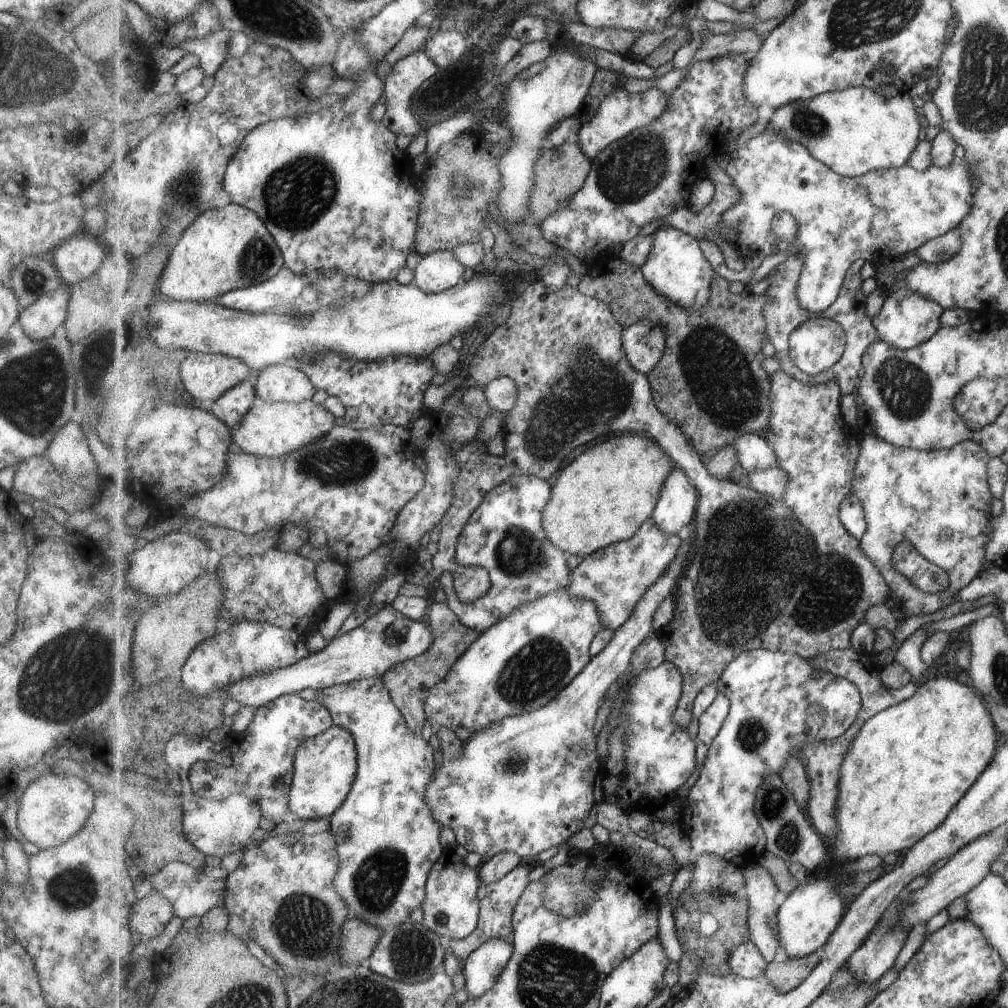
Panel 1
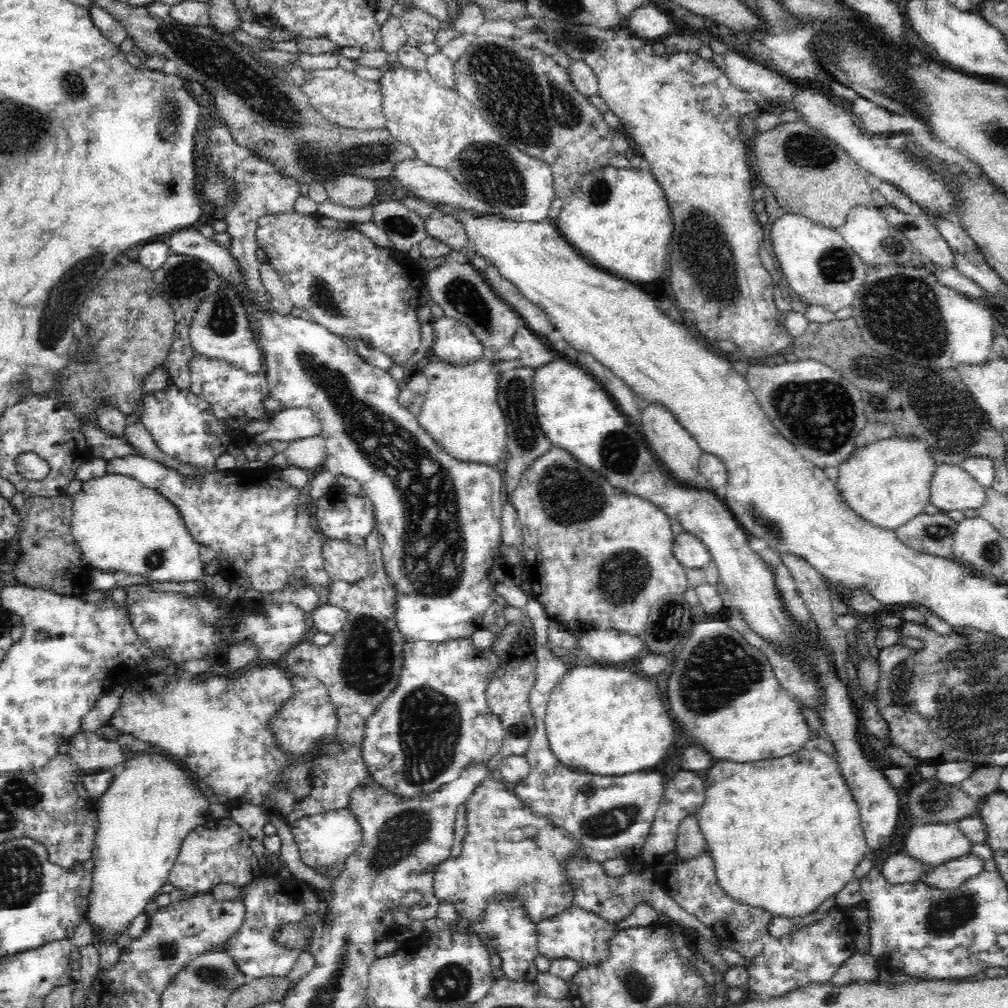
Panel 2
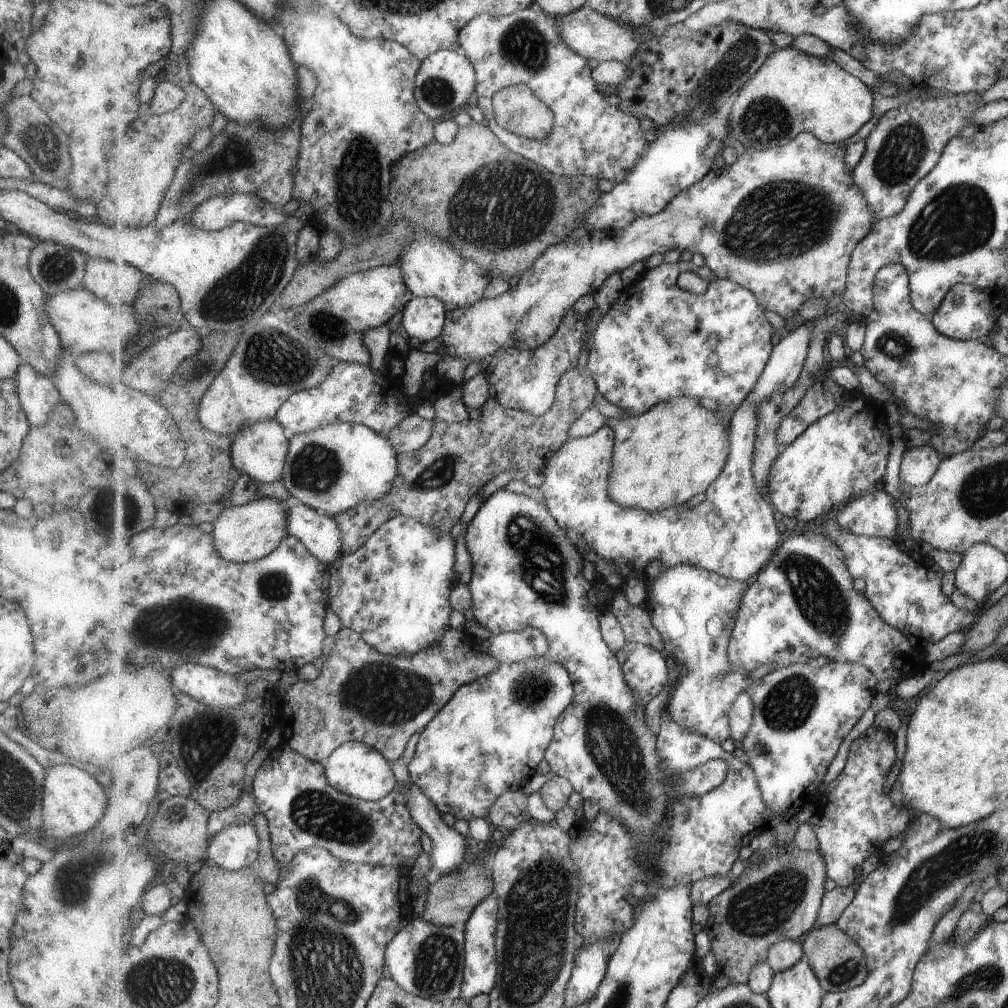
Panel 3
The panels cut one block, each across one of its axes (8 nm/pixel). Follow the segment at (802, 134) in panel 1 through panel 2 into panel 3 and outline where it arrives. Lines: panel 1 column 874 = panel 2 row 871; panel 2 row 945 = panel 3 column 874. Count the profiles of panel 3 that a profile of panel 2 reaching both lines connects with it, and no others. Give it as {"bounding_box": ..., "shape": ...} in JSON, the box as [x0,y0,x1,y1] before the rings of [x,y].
{"bounding_box":[728,45,876,150],"shape":[[[792,45],[773,53],[734,97],[728,107],[733,136],[749,148],[765,150],[775,146],[785,146],[802,132],[811,132],[825,143],[844,143],[855,136],[874,116],[876,93],[867,86],[866,81],[847,72],[842,65],[831,59],[809,56]]]}

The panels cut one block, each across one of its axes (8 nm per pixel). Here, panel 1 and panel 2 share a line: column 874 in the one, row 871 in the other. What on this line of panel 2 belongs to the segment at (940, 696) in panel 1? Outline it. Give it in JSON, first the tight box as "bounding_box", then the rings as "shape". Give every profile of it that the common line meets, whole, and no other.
{"bounding_box":[695,745,869,918],"shape":[[[804,745],[804,748],[800,748],[798,752],[780,758],[768,758],[757,762],[744,762],[744,764],[740,764],[740,762],[736,764],[732,760],[720,760],[706,772],[704,784],[706,784],[705,802],[695,813],[695,816],[698,818],[702,833],[706,835],[707,850],[710,850],[712,857],[714,857],[719,884],[728,891],[730,897],[734,897],[734,899],[738,899],[742,903],[760,905],[764,909],[772,911],[774,916],[784,916],[786,918],[806,916],[816,911],[817,907],[825,900],[846,888],[849,882],[855,878],[855,870],[858,864],[864,860],[866,854],[869,854],[863,828],[859,821],[857,803],[850,787],[847,786],[841,775],[838,762],[834,760],[834,756],[826,754],[824,750],[818,750],[818,748],[811,745]]]}

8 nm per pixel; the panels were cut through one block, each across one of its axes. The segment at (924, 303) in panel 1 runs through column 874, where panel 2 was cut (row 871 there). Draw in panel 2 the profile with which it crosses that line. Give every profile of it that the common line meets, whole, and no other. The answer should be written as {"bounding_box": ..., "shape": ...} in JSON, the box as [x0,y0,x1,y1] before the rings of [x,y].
{"bounding_box":[288,808,363,877],"shape":[[[352,808],[318,812],[312,816],[302,816],[288,824],[299,848],[299,856],[306,866],[326,877],[325,866],[346,860],[360,846],[363,838],[362,825]]]}

